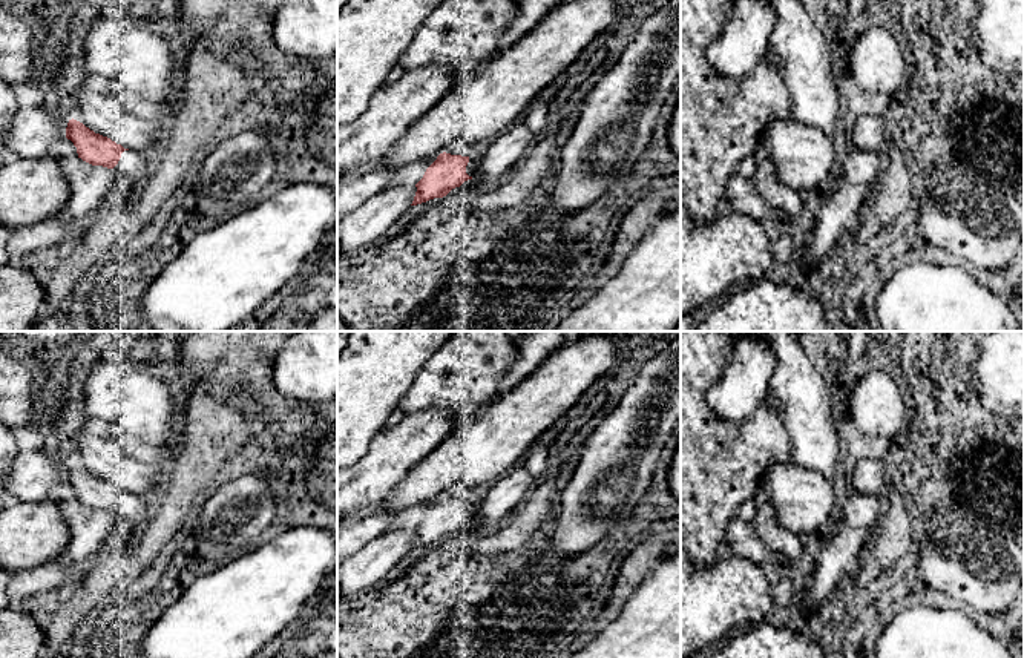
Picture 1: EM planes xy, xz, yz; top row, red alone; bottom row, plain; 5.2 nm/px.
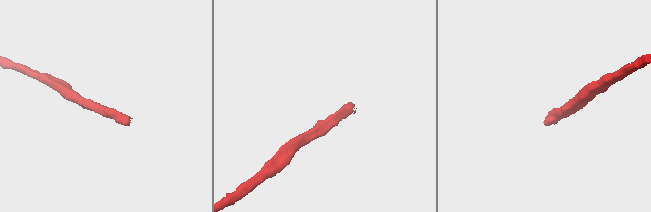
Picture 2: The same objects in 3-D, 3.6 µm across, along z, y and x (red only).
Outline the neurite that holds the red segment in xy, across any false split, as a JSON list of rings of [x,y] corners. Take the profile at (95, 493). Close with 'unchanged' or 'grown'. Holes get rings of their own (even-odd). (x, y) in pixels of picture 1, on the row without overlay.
[[[74,462],[67,466],[66,482],[77,491],[78,502],[92,509],[113,512],[133,526],[144,523],[150,517],[152,502],[141,495],[124,492]]]; grown

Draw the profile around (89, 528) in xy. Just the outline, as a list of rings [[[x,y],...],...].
[[[55,500],[64,514],[71,538],[64,560],[84,568],[90,558],[106,544],[107,538],[118,532],[129,538],[133,525],[113,512],[92,509],[78,500]]]

